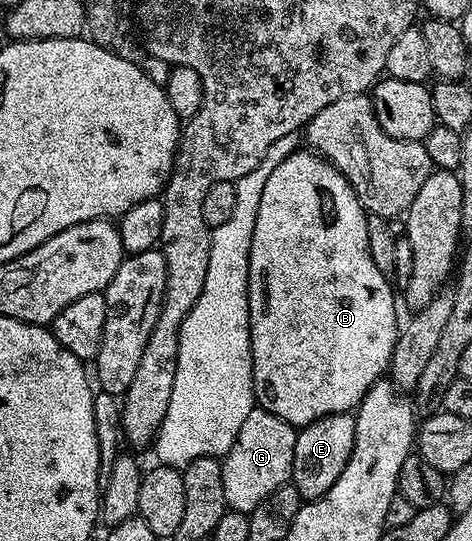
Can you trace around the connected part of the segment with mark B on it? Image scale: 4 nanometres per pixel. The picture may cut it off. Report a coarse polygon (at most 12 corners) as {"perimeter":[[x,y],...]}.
{"perimeter":[[342,172],[268,176],[248,265],[254,397],[350,413],[400,330]]}

